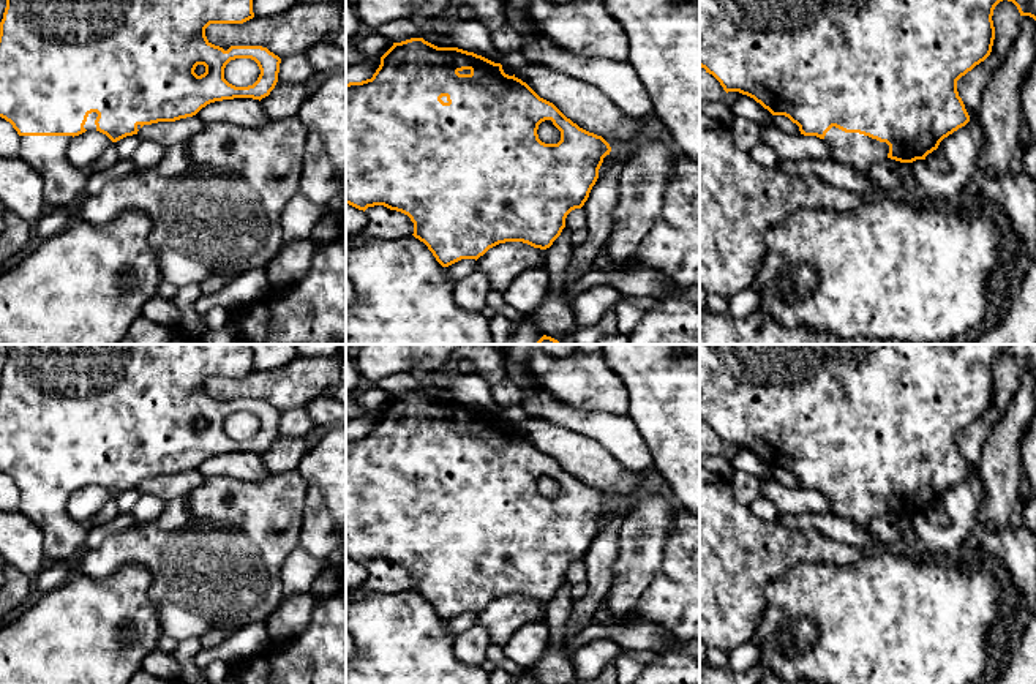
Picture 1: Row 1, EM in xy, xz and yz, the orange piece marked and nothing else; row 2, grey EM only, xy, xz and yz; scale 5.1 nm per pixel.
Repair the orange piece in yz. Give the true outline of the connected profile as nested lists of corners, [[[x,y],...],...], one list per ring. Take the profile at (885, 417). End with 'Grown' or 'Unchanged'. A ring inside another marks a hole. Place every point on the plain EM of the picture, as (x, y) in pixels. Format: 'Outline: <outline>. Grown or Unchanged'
Outline: [[[700,344],[700,420],[712,428],[726,447],[739,445],[772,469],[788,471],[799,480],[801,488],[826,494],[834,515],[872,532],[873,518],[886,512],[900,517],[925,513],[944,491],[970,475],[957,445],[957,434],[990,409],[995,393],[992,370],[1003,354],[1012,355],[1020,370],[1036,374],[1036,344]]]. Grown

